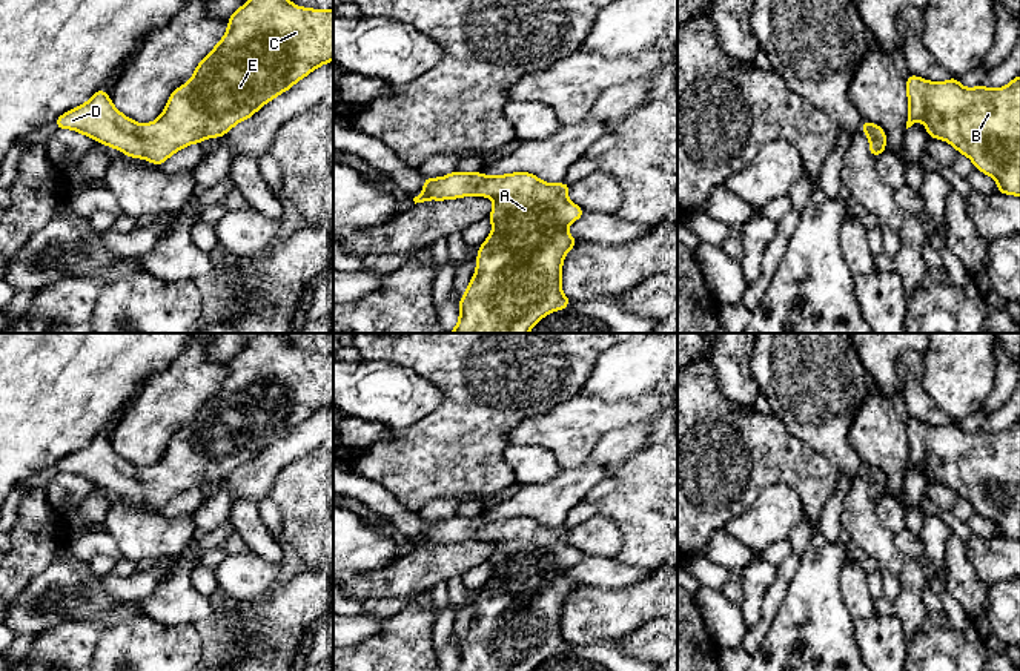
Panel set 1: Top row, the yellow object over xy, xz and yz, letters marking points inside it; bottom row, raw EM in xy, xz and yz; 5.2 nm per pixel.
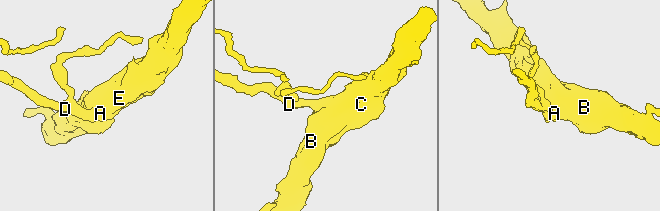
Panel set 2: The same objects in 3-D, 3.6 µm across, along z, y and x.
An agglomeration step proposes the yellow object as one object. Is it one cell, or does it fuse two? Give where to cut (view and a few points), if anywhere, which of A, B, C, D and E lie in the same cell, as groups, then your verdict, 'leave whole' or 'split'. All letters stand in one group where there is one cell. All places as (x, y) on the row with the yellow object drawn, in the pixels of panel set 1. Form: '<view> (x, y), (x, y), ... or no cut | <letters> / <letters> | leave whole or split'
no cut | A B C D E | leave whole

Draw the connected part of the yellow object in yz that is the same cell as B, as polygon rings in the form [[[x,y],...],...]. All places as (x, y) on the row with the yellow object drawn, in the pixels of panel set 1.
[[[908,74],[906,94],[906,129],[923,121],[929,138],[945,140],[969,157],[975,170],[997,181],[997,192],[1020,197],[1020,75],[1000,89],[983,84],[968,89],[954,77],[937,83]]]

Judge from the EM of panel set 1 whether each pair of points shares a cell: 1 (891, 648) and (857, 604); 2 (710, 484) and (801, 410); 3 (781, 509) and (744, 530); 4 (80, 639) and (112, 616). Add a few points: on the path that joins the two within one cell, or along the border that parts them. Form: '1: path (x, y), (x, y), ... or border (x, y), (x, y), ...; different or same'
1: border (874, 614), (853, 622), (853, 634), (861, 653); different
2: border (771, 410), (793, 435), (811, 447); different
3: path (771, 516), (758, 528), (753, 528); same
4: path (88, 631), (105, 621); same

